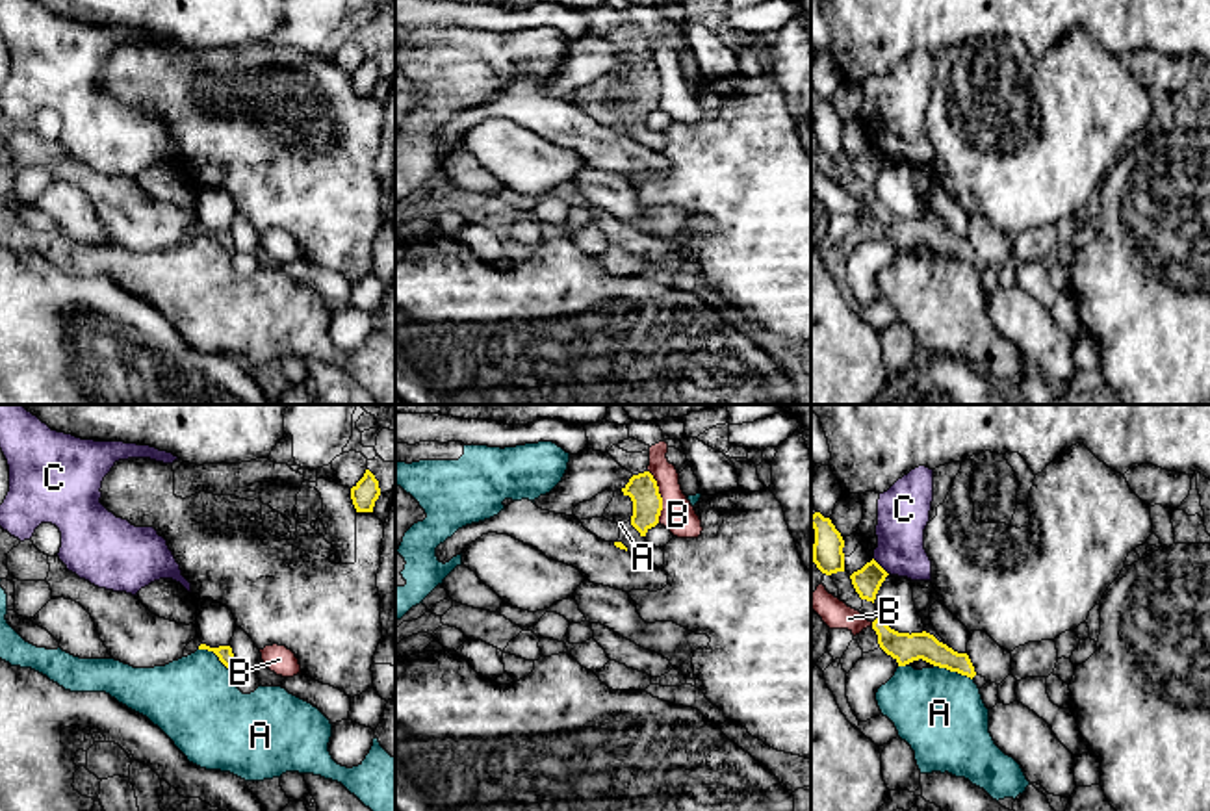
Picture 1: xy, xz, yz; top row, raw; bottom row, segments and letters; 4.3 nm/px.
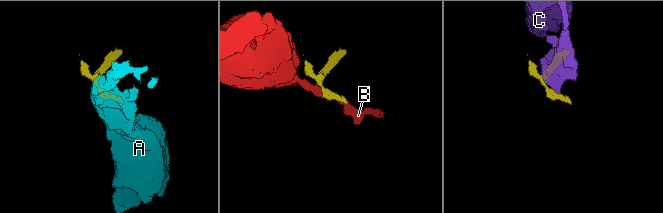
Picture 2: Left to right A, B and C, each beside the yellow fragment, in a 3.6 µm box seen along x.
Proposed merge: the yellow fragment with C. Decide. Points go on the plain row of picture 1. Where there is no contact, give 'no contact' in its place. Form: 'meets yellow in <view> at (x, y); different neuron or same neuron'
meets yellow in yz at (880, 151); different neuron

